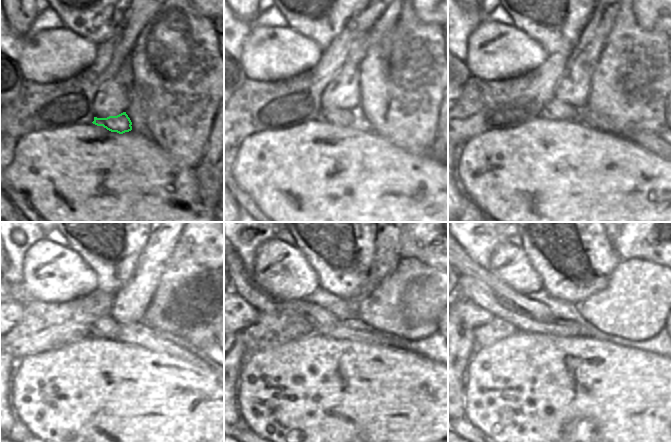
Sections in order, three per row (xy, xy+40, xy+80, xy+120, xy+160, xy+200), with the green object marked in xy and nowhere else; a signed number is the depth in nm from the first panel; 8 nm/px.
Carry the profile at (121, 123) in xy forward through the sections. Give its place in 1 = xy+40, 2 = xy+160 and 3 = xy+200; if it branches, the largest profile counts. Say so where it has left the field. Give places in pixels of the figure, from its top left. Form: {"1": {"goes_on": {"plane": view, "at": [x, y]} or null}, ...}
{"1": {"goes_on": {"plane": "xy+40", "at": [335, 116]}}, "2": {"goes_on": {"plane": "xy+160", "at": [322, 321]}}, "3": {"goes_on": {"plane": "xy+200", "at": [489, 281]}}}

